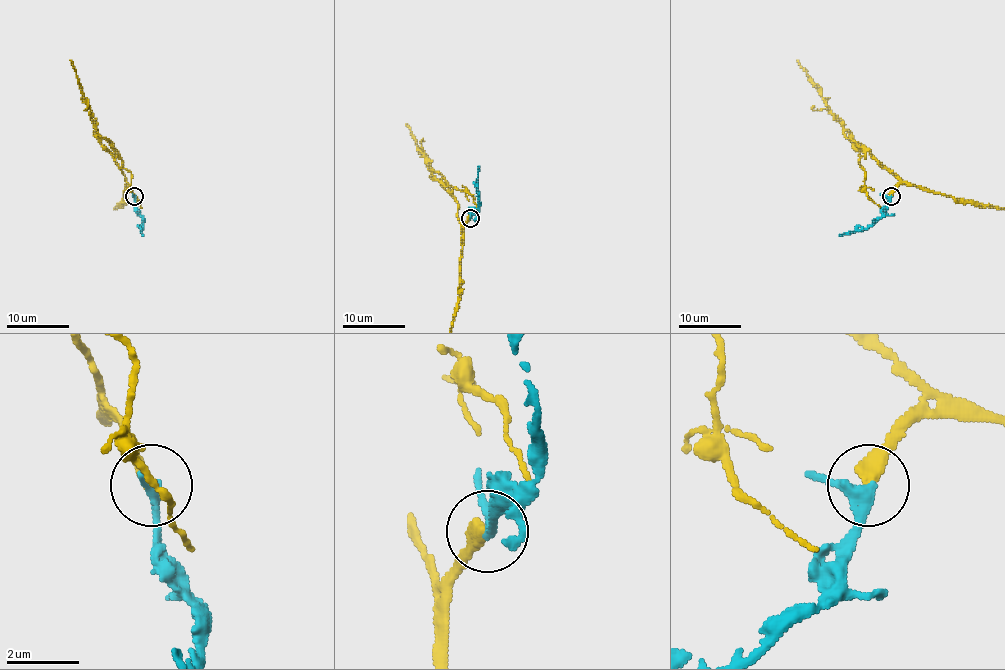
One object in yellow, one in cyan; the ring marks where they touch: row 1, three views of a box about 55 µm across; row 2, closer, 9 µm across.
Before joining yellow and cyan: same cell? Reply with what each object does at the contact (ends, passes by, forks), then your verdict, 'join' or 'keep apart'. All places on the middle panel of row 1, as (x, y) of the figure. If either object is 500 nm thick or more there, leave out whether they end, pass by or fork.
yellow ends; cyan passes by; join

